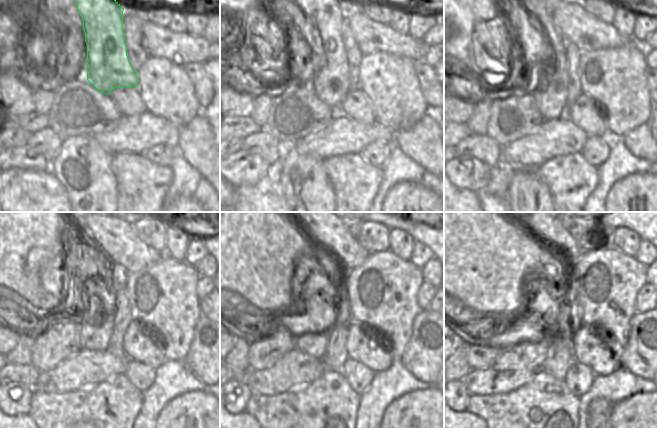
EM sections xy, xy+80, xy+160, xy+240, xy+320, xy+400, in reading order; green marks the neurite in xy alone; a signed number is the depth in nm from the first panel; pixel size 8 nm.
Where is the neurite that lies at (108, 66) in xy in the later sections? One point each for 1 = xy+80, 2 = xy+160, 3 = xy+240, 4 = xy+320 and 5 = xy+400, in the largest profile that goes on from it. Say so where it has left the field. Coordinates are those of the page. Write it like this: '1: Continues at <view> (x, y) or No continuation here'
1: Continues at xy+80 (331, 84)
2: Continues at xy+160 (550, 94)
3: Continues at xy+240 (93, 337)
4: Continues at xy+320 (314, 344)
5: Continues at xy+400 (533, 355)

